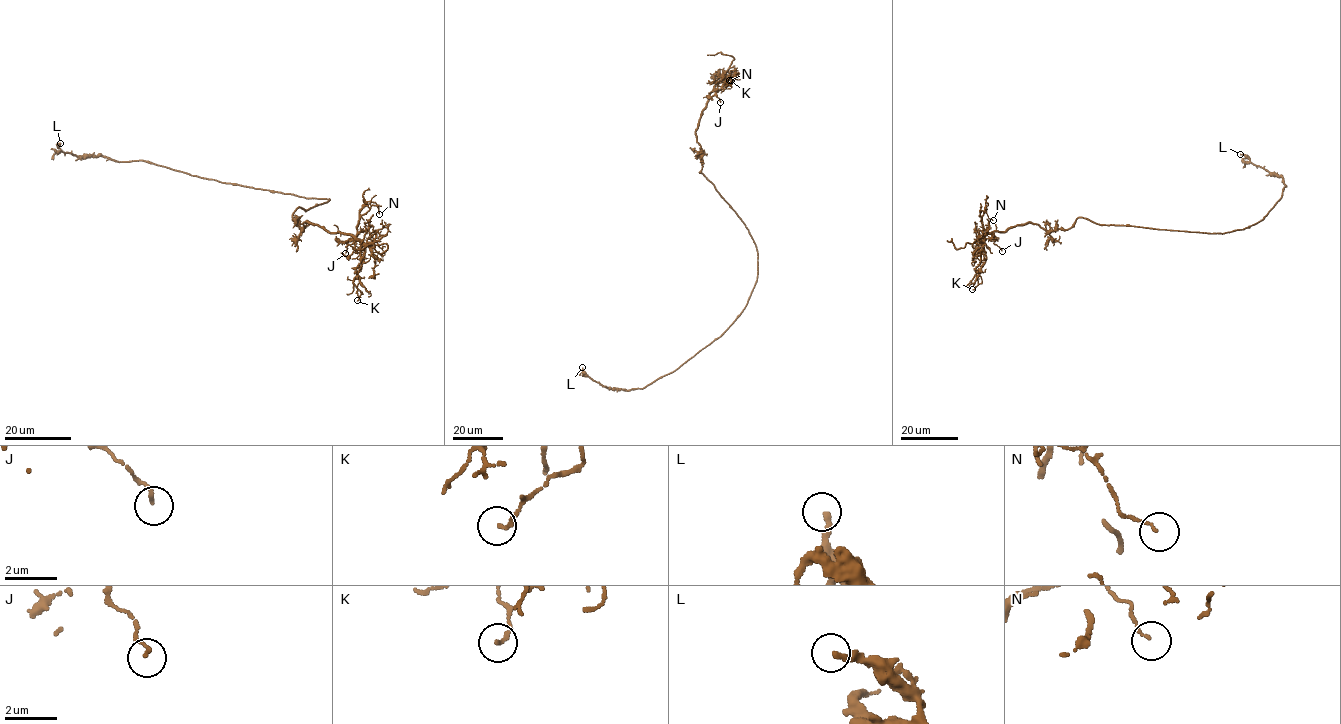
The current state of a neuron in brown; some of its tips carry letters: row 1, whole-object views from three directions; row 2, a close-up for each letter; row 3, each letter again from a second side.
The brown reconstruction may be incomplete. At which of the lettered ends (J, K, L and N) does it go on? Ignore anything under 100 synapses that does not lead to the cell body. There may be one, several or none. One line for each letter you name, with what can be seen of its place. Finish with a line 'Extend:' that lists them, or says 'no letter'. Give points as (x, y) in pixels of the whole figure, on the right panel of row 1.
Extend: no letter

